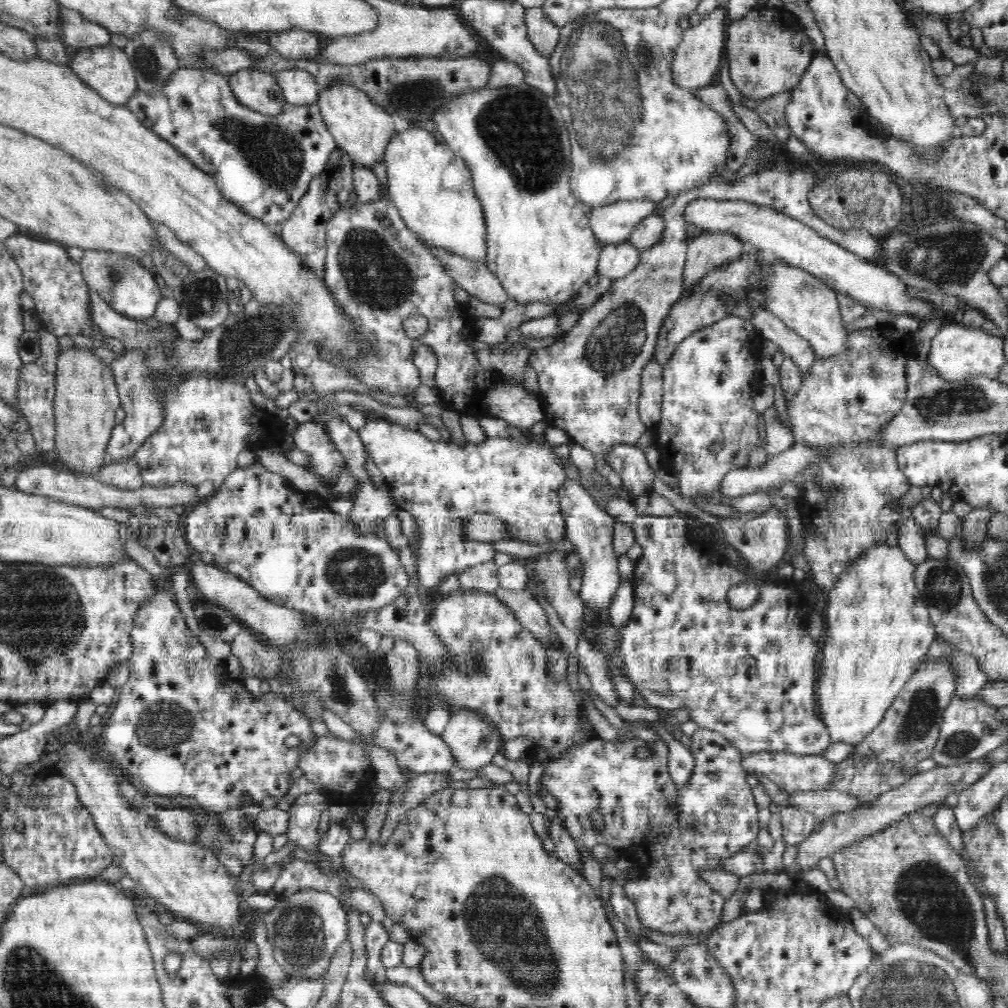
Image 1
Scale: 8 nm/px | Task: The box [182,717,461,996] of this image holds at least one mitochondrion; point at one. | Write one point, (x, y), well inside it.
(301, 935)

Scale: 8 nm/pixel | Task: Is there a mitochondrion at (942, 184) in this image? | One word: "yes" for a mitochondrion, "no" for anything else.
no

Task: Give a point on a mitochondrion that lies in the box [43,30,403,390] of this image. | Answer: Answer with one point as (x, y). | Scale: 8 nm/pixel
(277, 157)

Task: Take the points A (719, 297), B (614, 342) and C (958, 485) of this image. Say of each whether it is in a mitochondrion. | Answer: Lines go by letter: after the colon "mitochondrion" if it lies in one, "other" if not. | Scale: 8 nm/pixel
A: mitochondrion
B: mitochondrion
C: other

